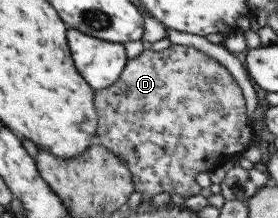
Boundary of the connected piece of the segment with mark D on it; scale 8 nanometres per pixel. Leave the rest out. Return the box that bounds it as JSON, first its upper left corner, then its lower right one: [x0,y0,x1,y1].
[92,44,254,202]

